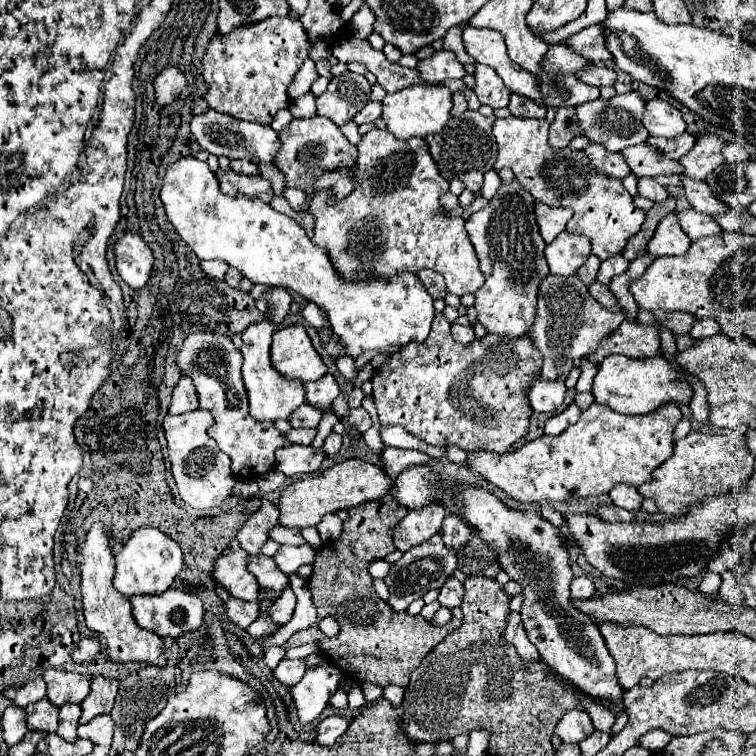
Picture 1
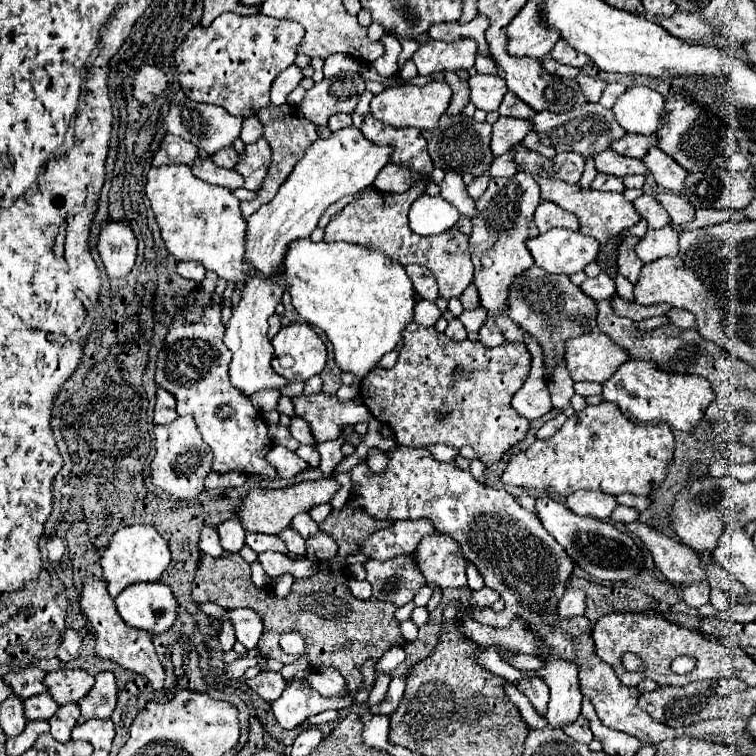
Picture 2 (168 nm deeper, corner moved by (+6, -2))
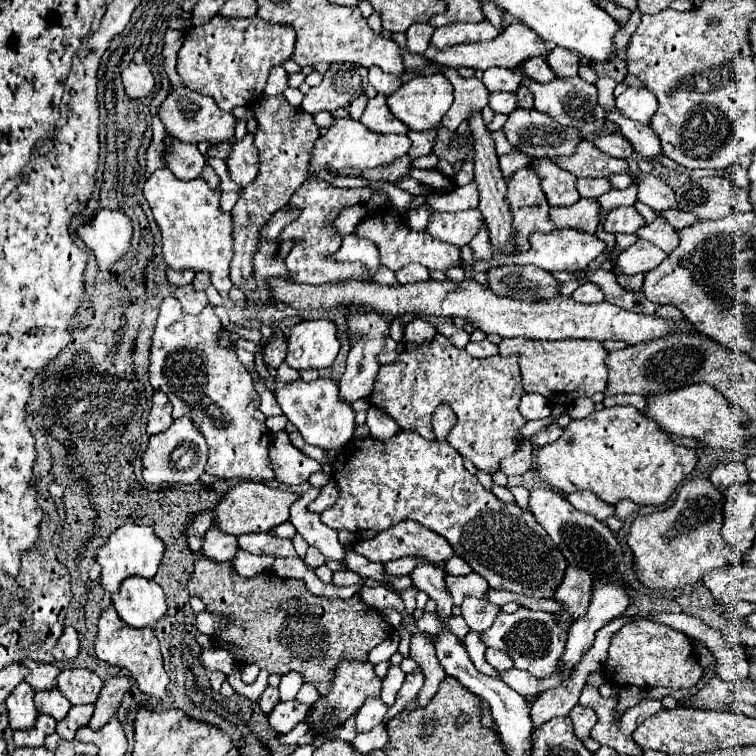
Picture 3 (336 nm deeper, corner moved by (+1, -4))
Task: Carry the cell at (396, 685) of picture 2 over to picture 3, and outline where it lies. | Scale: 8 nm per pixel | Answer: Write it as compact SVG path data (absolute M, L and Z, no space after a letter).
M368 699L356 715L356 733L372 731L376 725L382 723L386 711L388 707L382 703L382 699Z

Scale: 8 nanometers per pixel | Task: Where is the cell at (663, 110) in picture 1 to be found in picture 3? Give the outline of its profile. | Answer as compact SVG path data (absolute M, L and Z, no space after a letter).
M628 87L620 97L616 97L616 107L622 115L650 125L650 117L658 109L658 99L646 87Z

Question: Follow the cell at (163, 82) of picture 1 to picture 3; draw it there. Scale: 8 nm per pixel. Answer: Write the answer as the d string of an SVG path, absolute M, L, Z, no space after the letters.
M130 63L122 73L122 85L124 85L124 91L128 97L132 99L138 99L138 97L146 97L152 87L154 87L154 77L150 73L150 67L146 63L142 65L136 65L136 63Z

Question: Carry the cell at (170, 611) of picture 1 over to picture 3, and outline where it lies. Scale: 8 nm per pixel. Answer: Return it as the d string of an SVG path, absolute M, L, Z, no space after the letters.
M128 577L120 591L112 595L120 619L130 627L150 627L166 615L164 591L158 583L144 577Z

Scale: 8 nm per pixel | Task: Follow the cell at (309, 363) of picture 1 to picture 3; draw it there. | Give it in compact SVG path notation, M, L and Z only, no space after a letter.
M310 319L292 327L288 337L288 365L300 369L330 367L340 351L338 329L334 321Z

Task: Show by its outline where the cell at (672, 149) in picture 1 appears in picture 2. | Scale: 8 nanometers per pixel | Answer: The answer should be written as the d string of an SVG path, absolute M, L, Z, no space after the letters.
M627 133L623 139L615 141L611 145L611 149L621 153L621 155L627 155L627 157L643 159L647 155L647 149L653 143L659 147L659 137L657 135L631 135L631 133Z

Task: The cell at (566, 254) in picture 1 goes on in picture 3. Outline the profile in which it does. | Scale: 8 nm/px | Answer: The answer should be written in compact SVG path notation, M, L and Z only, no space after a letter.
M566 227L566 229L554 229L552 233L534 233L530 237L530 249L526 253L518 253L518 255L512 256L495 253L490 261L476 261L474 268L478 272L486 272L492 267L504 265L536 265L536 267L546 269L546 271L568 271L568 273L574 273L574 271L586 269L604 251L606 251L606 243L600 241L596 235L590 235L590 233Z

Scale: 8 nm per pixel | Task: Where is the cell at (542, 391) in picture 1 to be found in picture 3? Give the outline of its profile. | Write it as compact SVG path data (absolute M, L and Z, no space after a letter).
M526 393L520 401L520 413L526 419L546 419L552 413L552 405L538 393Z

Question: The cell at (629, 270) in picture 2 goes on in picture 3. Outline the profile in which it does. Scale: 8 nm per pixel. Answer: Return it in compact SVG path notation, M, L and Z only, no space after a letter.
M618 275L618 283L620 283L624 289L640 291L640 289L642 289L642 275L632 275L632 277L626 277L626 275Z

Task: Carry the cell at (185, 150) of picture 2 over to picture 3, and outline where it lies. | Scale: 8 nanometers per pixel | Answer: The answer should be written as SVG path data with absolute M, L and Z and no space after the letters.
M156 115L152 121L152 143L146 151L146 173L144 179L148 179L156 169L164 167L164 137L166 137L166 129L160 121L160 117Z

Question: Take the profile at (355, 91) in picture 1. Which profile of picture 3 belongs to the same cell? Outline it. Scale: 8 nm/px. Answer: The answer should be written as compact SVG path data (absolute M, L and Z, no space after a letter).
M334 63L324 73L318 87L310 87L304 95L302 109L310 115L318 111L334 111L364 93L368 85L368 69L354 63Z

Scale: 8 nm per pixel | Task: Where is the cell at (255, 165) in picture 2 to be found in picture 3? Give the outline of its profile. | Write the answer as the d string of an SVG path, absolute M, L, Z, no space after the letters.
M246 133L244 139L232 143L232 155L226 159L230 179L244 189L258 173L258 151L254 147L254 135Z

